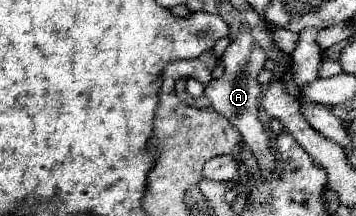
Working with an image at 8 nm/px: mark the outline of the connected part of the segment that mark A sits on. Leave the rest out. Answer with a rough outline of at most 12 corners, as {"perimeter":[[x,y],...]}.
{"perimeter":[[247,25],[205,85],[213,109],[243,135],[259,169],[277,171],[259,119],[267,55]]}

